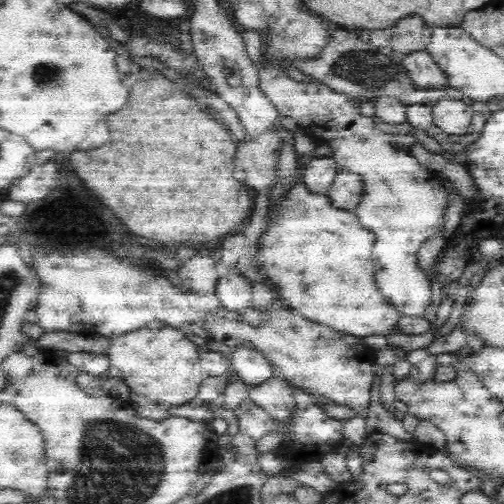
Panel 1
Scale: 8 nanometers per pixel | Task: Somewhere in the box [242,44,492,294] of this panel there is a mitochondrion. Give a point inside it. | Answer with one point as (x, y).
(373, 70)

